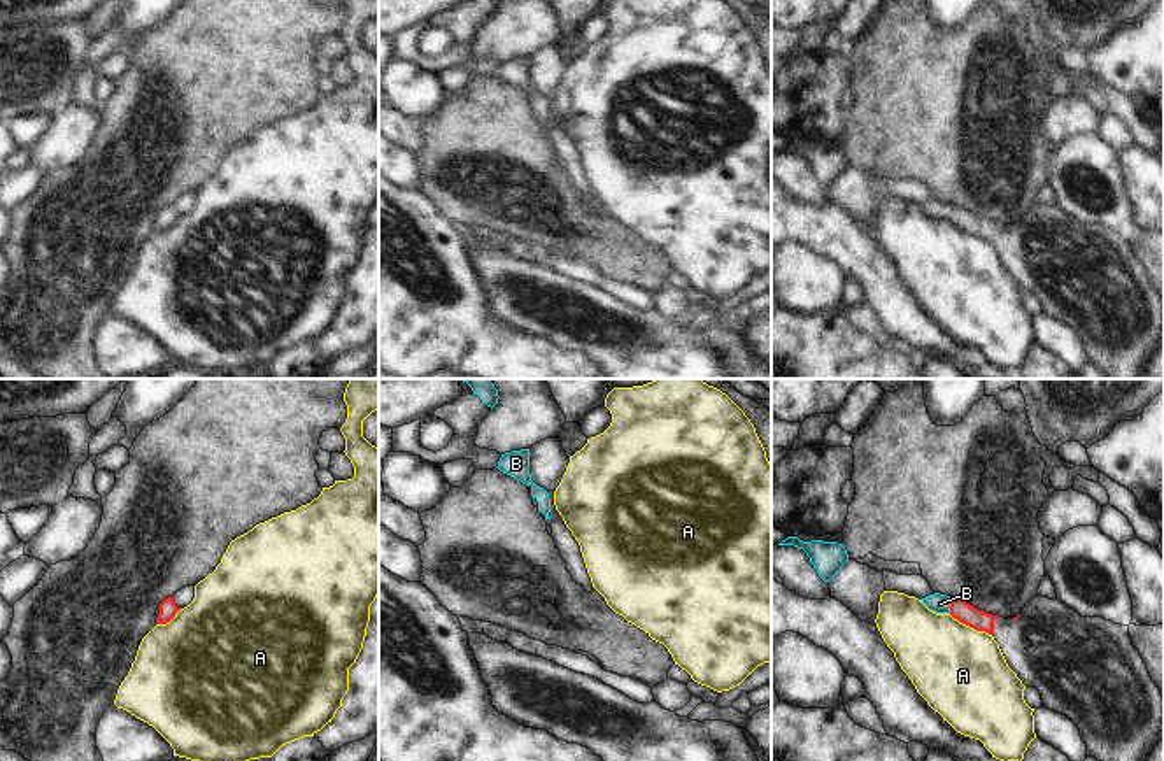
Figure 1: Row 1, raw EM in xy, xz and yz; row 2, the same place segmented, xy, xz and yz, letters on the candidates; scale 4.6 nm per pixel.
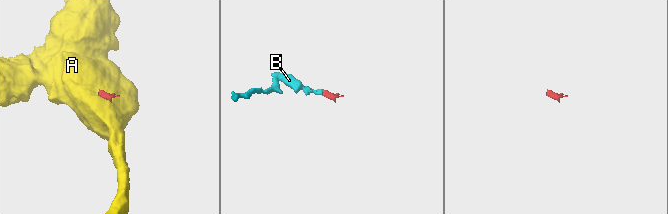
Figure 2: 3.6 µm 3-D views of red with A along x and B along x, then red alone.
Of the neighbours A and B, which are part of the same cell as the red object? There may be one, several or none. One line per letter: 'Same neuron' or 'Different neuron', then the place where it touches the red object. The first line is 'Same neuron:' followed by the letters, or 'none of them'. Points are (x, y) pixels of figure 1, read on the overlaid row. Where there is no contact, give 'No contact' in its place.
Same neuron: B
A: Different neuron. Touches red at yz (970, 626)
B: Same neuron. Touches red at yz (951, 605).

